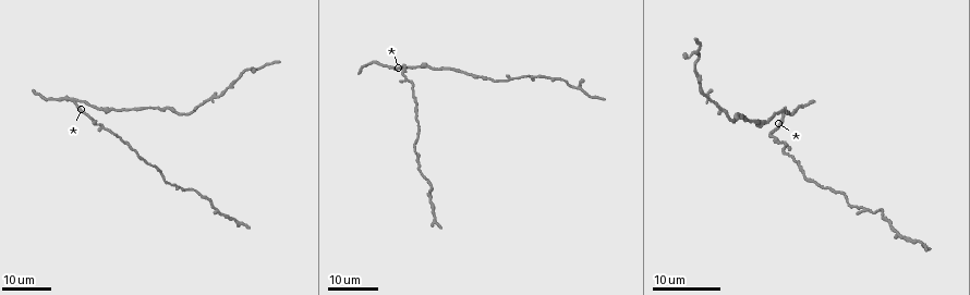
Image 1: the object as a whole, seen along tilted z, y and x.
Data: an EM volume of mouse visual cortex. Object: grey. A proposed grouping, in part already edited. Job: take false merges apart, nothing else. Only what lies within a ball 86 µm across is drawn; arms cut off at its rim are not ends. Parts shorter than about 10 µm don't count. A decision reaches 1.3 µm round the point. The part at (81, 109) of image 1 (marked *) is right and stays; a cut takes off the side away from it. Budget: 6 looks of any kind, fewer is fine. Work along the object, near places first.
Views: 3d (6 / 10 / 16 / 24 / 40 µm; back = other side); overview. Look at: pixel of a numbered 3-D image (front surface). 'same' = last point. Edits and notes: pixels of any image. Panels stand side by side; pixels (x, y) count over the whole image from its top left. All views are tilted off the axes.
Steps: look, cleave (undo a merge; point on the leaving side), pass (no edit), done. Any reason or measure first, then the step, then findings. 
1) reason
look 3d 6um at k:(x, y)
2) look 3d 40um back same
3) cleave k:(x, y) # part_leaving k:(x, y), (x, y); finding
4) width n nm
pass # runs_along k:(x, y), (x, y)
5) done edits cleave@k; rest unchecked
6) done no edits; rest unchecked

three arms meet
look 3d 24um at 1:(862, 206)

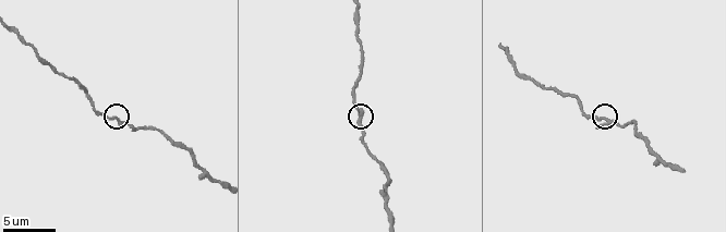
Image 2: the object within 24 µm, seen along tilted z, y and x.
look 3d 6um at 2:(602, 119)

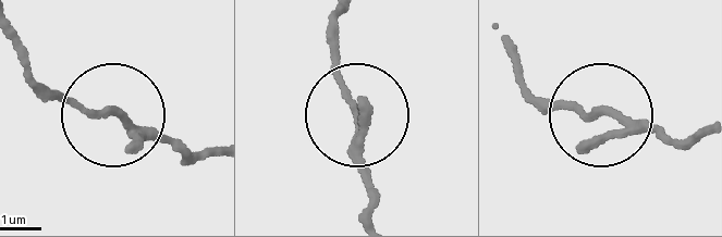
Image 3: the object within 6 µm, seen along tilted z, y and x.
arms 3
pass # one cell here

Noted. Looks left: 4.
sudden change in width
look 3d 24um at 1:(737, 119)

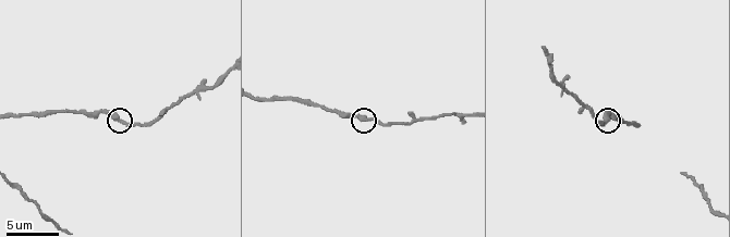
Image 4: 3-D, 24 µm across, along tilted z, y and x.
look 3d 10um at 4:(121, 119)

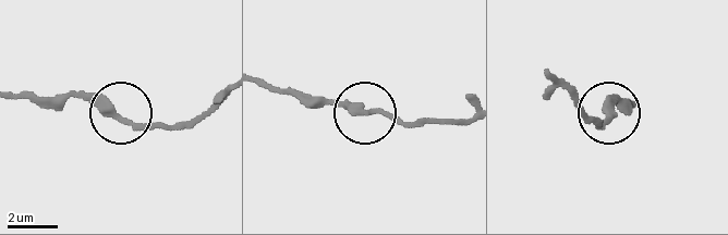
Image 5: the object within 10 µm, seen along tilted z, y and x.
pass # runs_along 5:(21, 93), (90, 98), (135, 122), (194, 126); one cell here

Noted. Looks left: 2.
look 3d 24um at 1:(250, 67)

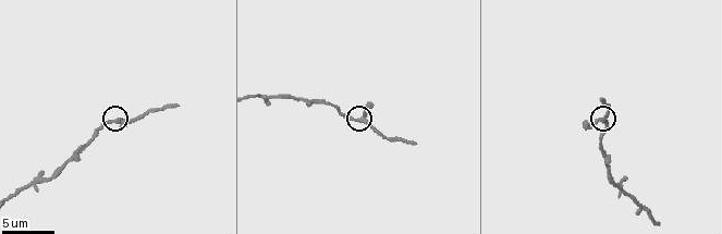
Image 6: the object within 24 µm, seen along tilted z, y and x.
look 3d 10um at 6:(359, 119)

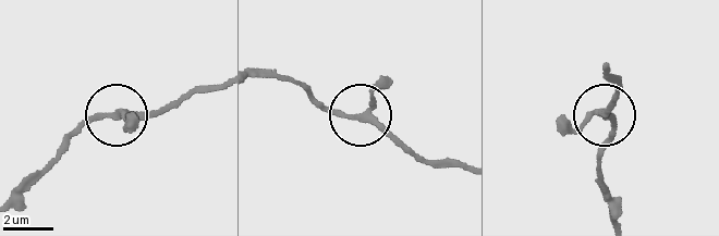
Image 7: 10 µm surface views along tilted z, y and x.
pass # runs_along 7:(260, 71), (285, 77), (340, 113), (369, 119), (404, 150); continuous, no second cell

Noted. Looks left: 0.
done no edits; rest unchecked

